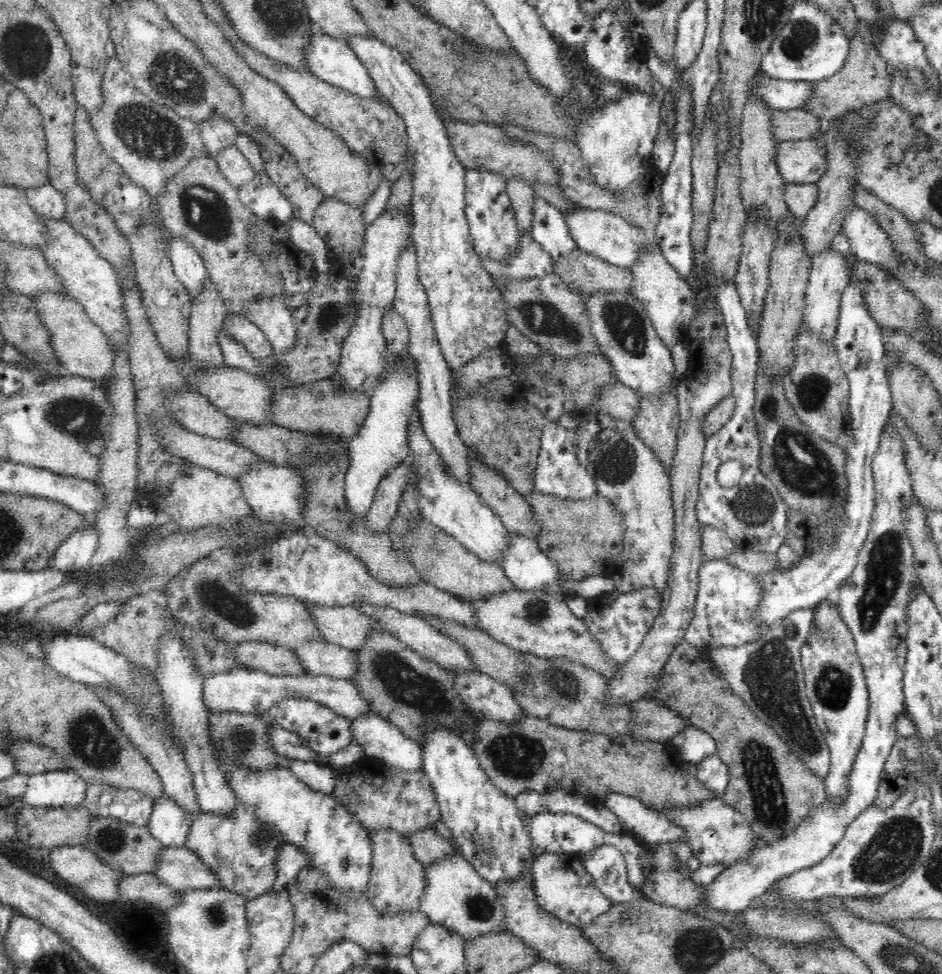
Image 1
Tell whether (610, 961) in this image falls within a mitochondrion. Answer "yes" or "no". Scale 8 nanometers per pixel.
no

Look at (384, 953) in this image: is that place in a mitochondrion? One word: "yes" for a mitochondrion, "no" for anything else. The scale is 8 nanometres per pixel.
no

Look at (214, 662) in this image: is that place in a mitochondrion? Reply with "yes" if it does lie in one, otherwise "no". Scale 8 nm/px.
no

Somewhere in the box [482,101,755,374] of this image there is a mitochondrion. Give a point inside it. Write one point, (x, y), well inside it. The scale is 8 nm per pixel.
(540, 316)

